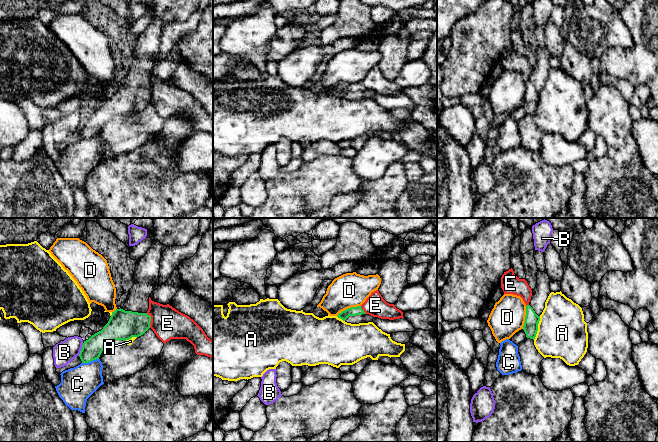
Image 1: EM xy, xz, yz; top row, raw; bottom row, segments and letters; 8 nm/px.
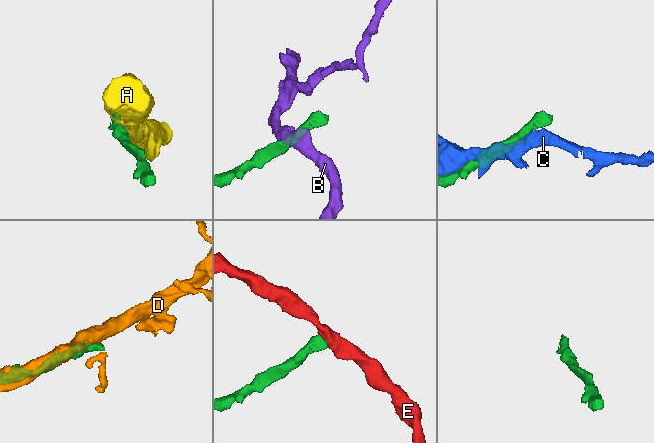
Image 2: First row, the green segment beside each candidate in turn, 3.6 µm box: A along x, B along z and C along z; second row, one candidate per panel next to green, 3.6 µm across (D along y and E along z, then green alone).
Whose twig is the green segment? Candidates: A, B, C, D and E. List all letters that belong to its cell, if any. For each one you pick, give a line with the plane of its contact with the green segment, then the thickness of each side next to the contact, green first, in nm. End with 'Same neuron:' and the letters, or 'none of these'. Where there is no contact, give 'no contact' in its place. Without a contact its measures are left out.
Same neuron: none of these

